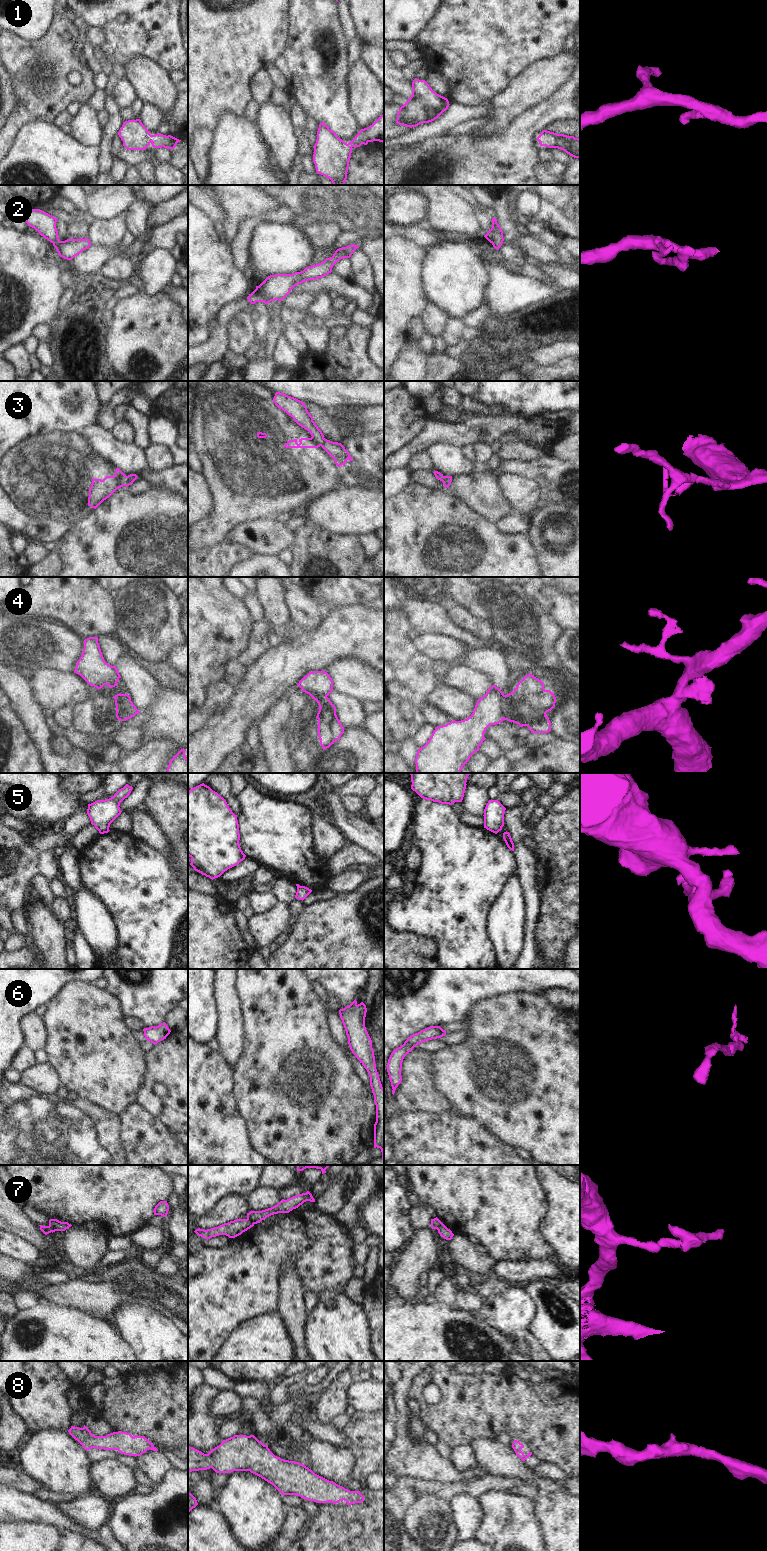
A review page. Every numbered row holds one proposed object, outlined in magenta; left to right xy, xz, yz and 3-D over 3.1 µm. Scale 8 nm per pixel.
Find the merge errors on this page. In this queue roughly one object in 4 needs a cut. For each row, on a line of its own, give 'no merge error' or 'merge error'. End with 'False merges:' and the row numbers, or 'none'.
1: no merge error
2: no merge error
3: no merge error
4: merge error
5: no merge error
6: no merge error
7: merge error
8: no merge error
False merges: 4, 7

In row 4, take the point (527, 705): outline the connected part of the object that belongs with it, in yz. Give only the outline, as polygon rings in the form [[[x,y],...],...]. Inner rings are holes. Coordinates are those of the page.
[[[531,673],[518,682],[513,692],[503,695],[503,719],[527,726],[531,733],[548,733],[551,722],[546,715],[555,707],[556,697]]]

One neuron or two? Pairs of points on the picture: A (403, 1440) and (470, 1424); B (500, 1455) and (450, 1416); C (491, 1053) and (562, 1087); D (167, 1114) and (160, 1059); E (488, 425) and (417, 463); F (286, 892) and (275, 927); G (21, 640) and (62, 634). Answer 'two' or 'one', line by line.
A: two
B: two
C: one
D: one
E: two
F: one
G: one

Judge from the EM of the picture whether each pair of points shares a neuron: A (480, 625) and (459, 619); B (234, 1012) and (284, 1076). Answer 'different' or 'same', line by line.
A: same
B: different

